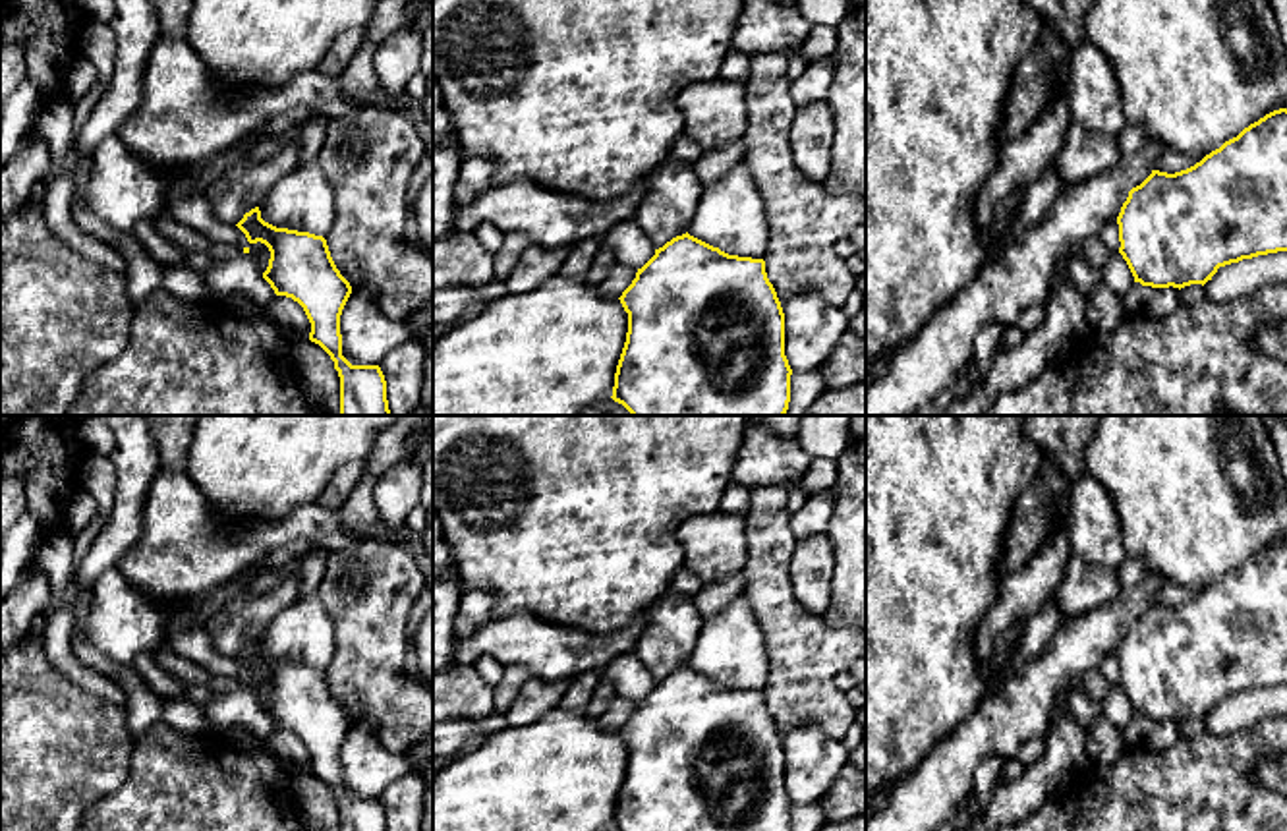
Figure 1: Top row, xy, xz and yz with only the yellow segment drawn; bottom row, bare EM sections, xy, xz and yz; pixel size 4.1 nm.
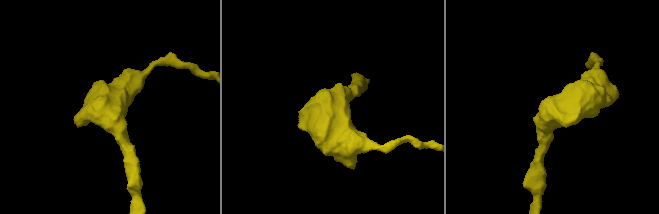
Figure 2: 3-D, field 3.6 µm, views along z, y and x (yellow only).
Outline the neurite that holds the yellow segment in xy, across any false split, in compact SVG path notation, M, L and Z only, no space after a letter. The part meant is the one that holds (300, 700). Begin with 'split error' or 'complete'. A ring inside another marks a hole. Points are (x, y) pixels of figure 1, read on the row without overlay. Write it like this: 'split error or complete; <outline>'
complete; M259 640L243 647L236 657L249 676L265 676L271 684L269 700L263 711L271 717L276 729L286 729L298 734L309 756L309 773L319 777L334 794L340 810L340 831L386 831L386 814L379 798L352 798L342 788L340 748L352 727L350 715L336 702L327 673L309 665L276 661L261 651Z

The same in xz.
complete; M686 665L655 682L655 688L638 702L636 711L618 732L628 746L628 765L616 798L611 831L790 831L792 802L785 788L785 746L767 711L763 692L729 688Z

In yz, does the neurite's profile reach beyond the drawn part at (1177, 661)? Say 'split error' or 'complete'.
complete

